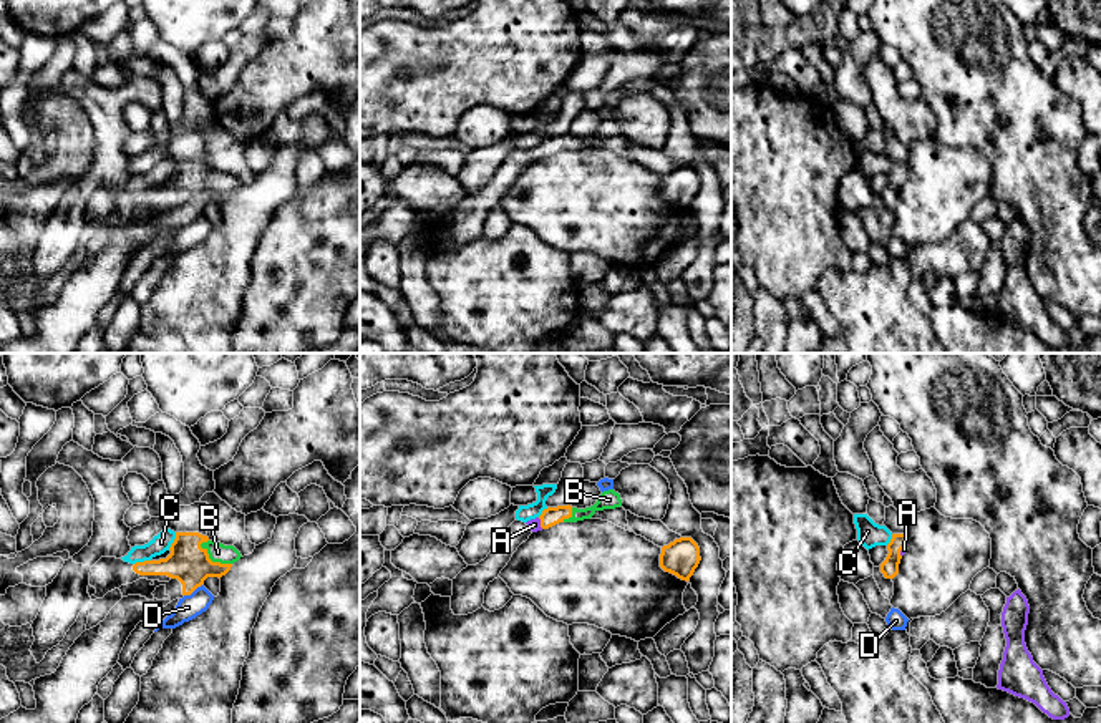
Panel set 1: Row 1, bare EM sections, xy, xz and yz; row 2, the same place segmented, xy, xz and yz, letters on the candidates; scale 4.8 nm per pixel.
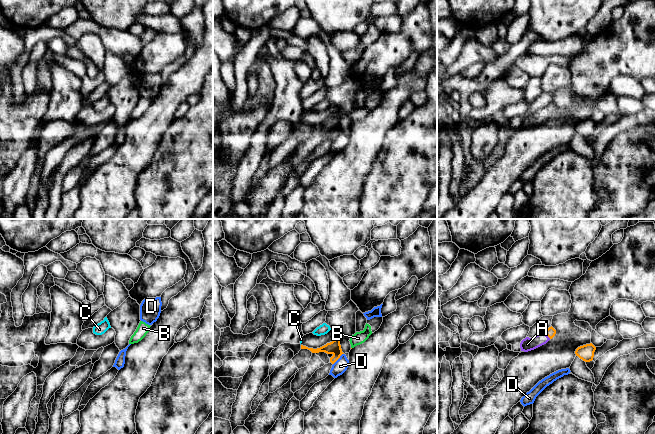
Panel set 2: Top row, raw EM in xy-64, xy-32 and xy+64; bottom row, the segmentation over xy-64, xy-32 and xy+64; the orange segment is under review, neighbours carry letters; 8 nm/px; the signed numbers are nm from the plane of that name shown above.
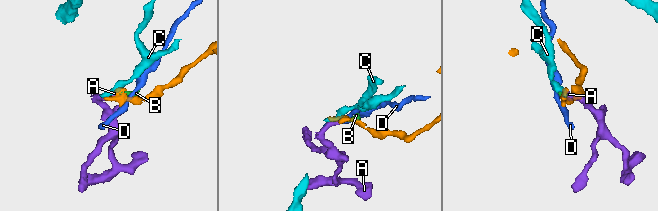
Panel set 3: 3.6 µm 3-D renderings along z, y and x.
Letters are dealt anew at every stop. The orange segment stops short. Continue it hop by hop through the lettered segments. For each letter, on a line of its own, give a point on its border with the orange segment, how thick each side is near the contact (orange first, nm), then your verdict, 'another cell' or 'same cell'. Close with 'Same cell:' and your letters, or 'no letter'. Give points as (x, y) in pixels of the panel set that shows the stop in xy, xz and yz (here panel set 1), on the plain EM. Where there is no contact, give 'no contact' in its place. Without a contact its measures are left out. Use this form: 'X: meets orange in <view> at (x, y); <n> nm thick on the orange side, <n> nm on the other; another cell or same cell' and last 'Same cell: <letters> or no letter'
A: meets orange in xz at (541, 151); 90 nm thick on the orange side, 60 nm on the other; same cell
B: meets orange in xy at (214, 191); 200 nm thick on the orange side, 100 nm on the other; same cell
C: meets orange in xy at (174, 169); 200 nm thick on the orange side, 90 nm on the other; another cell
D: meets orange in xy at (193, 219); 200 nm thick on the orange side, 120 nm on the other; another cell
Same cell: A, B

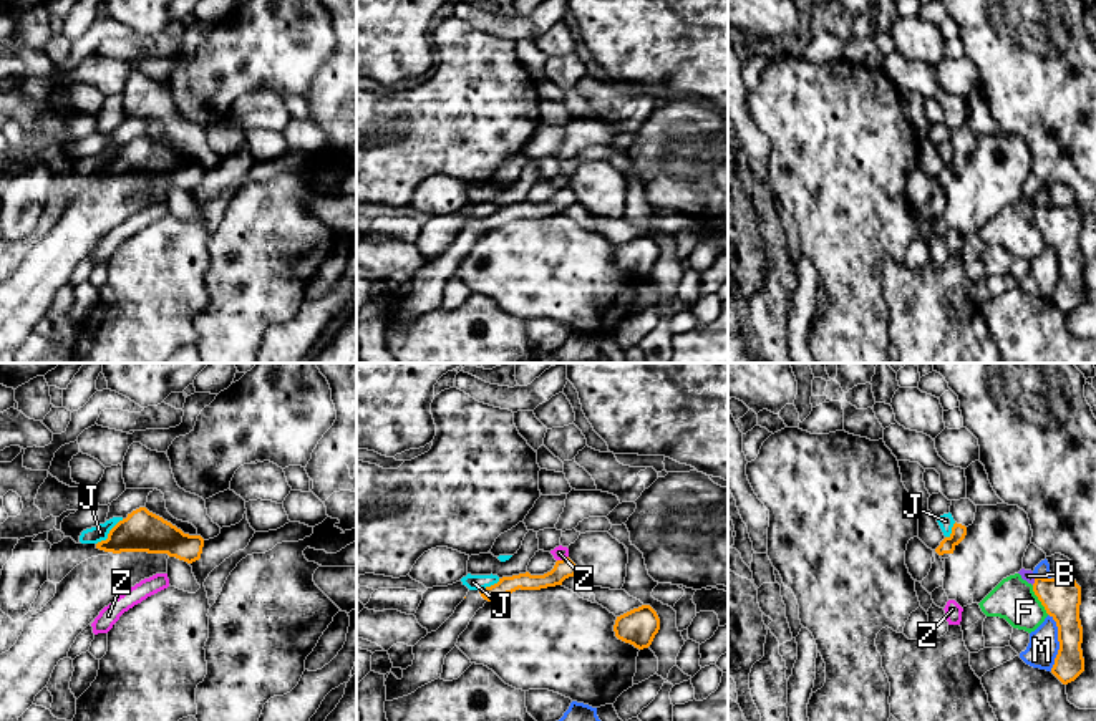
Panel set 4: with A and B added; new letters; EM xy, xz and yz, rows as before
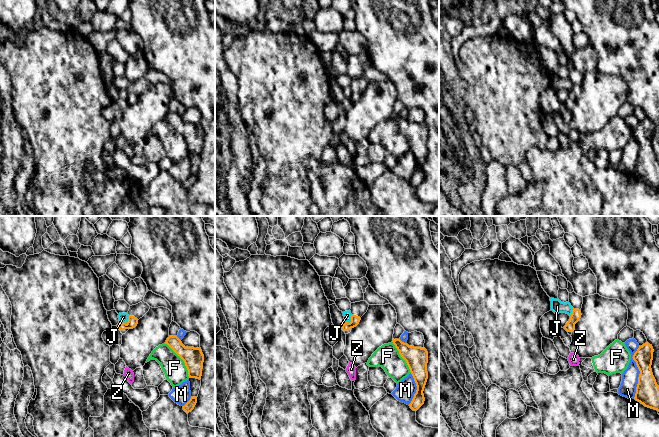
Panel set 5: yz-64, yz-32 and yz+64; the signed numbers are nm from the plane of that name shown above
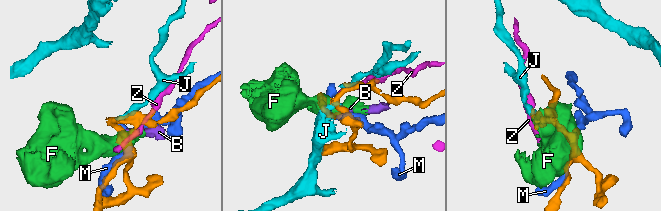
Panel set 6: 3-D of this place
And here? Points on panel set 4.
B: meets orange in yz at (1035, 209); 190 nm thick on the orange side, 60 nm on the other; another cell
F: meets orange in yz at (1038, 227); 190 nm thick on the orange side, 200 nm on the other; another cell
J: meets orange in xy at (110, 161); 200 nm thick on the orange side, 80 nm on the other; another cell
M: meets orange in yz at (1058, 269); 190 nm thick on the orange side, 150 nm on the other; another cell
Z: meets orange in xz at (562, 188); 90 nm thick on the orange side, 70 nm on the other; another cell
Same cell: no letter

